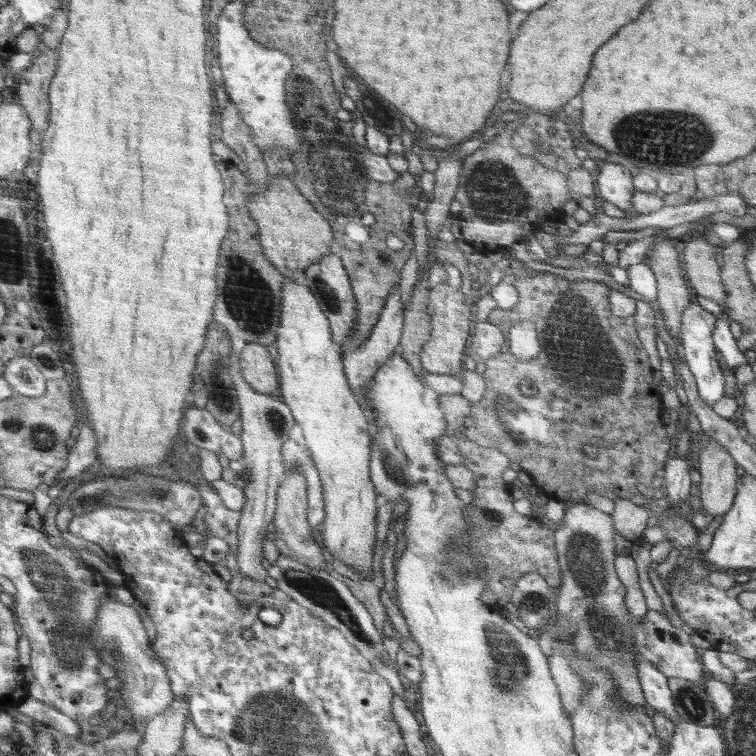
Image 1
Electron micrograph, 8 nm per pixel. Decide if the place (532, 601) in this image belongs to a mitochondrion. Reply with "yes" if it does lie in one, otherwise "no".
yes

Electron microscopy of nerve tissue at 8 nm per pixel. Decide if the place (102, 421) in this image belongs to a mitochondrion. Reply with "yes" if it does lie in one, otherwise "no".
no

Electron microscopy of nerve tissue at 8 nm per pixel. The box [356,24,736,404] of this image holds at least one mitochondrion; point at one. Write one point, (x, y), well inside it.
(667, 138)

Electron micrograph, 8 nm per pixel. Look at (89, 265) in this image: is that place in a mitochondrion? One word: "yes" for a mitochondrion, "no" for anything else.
no

